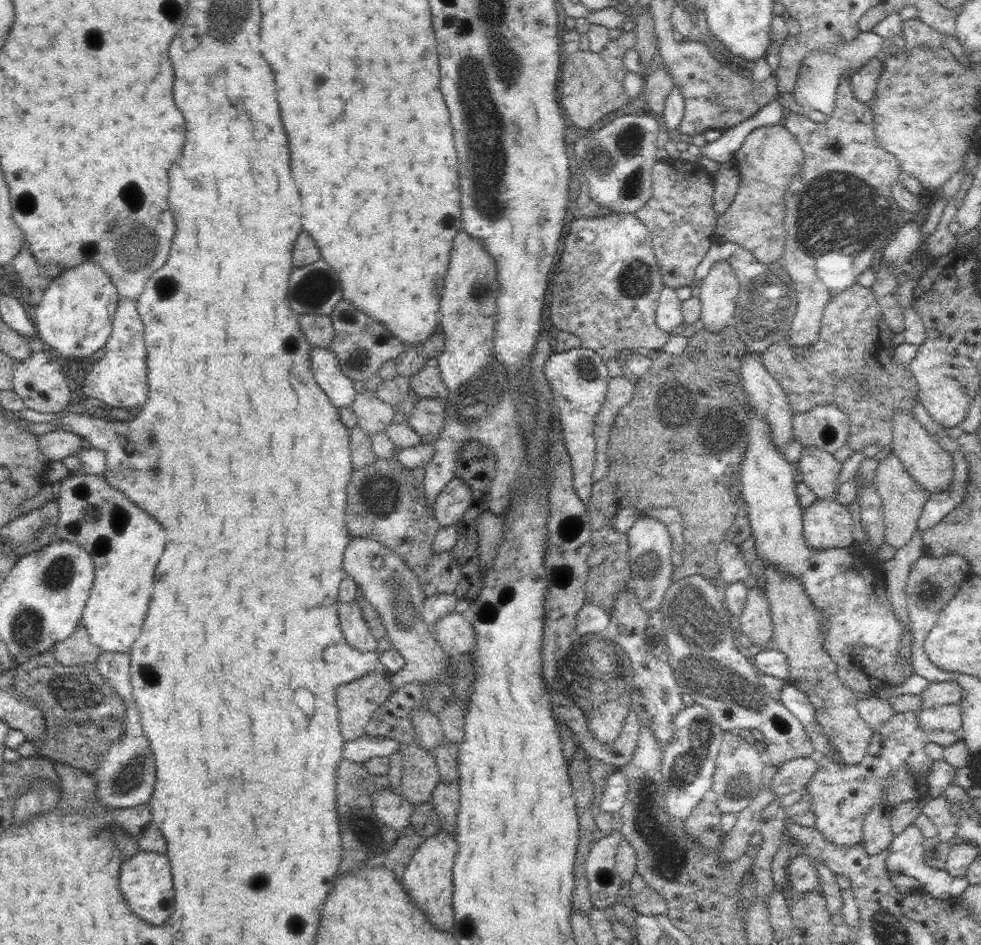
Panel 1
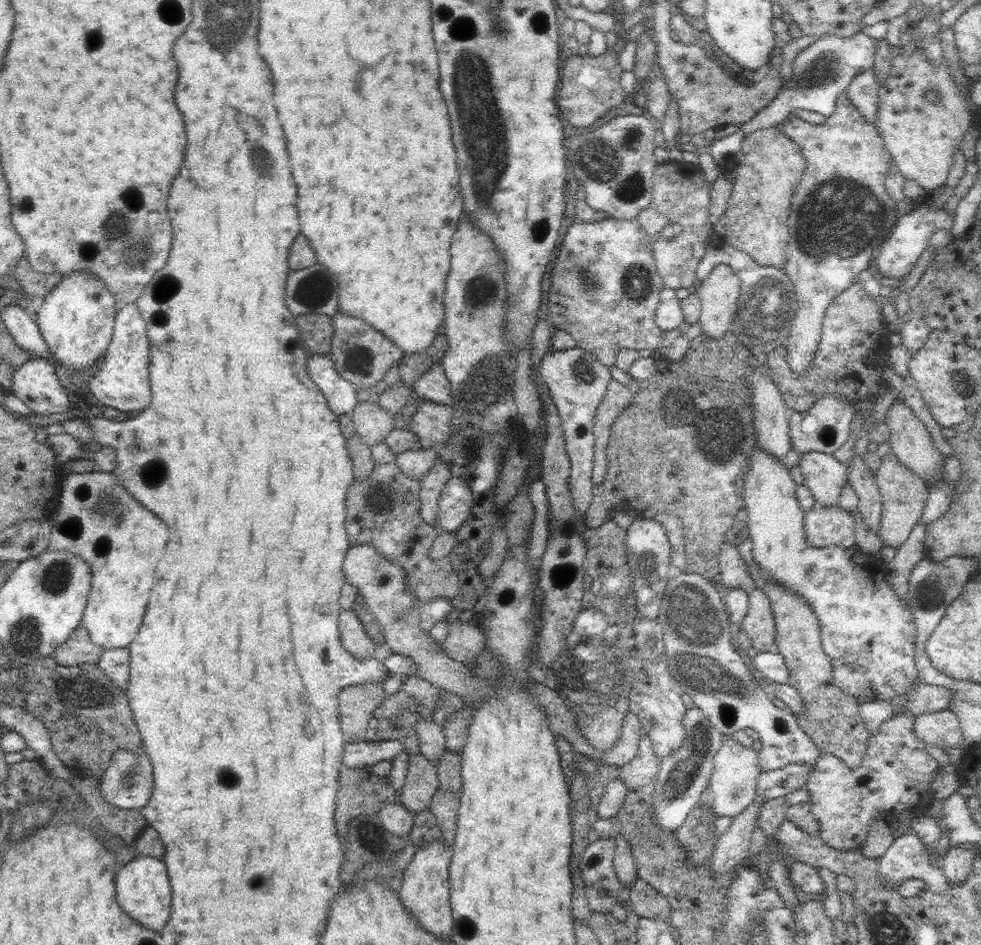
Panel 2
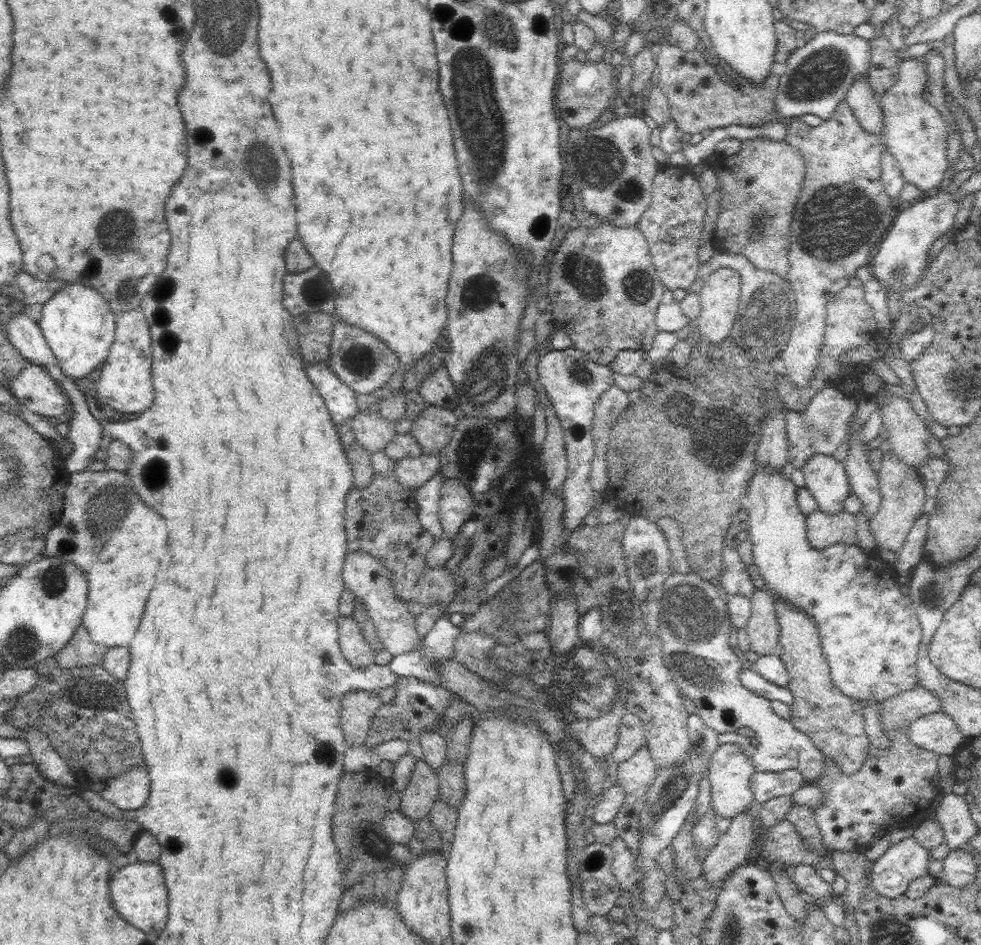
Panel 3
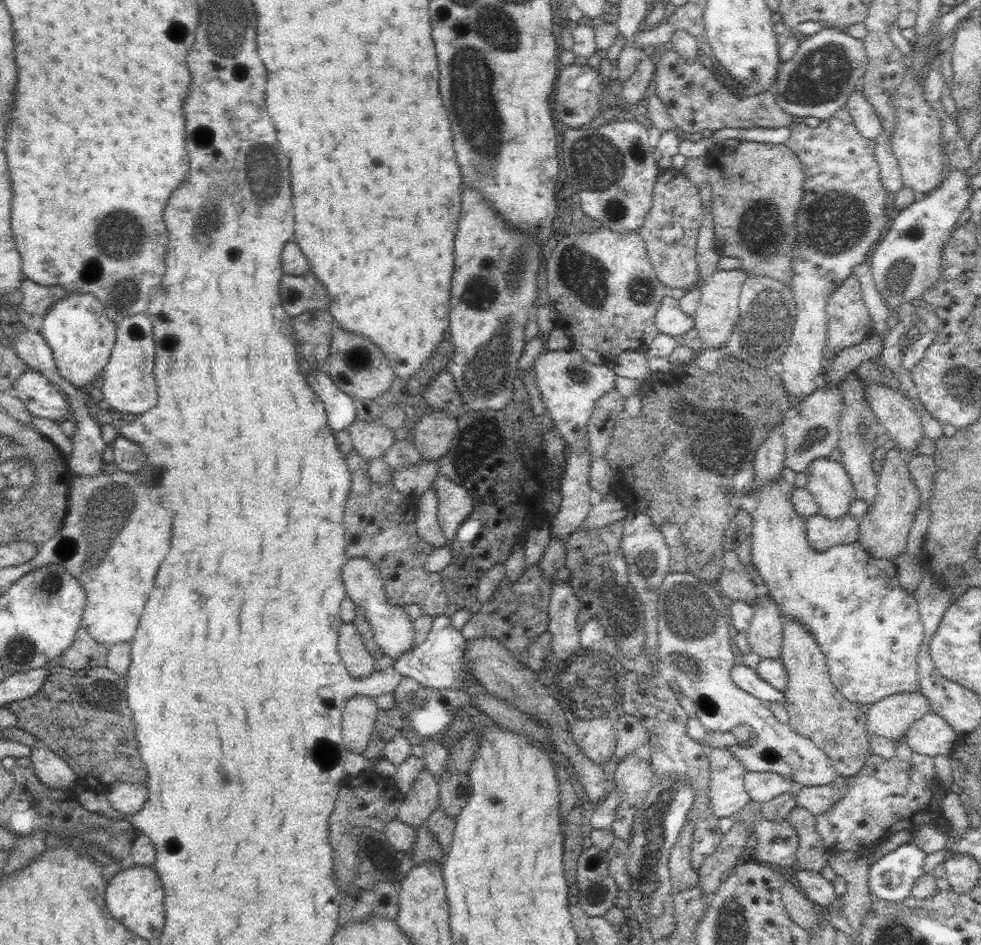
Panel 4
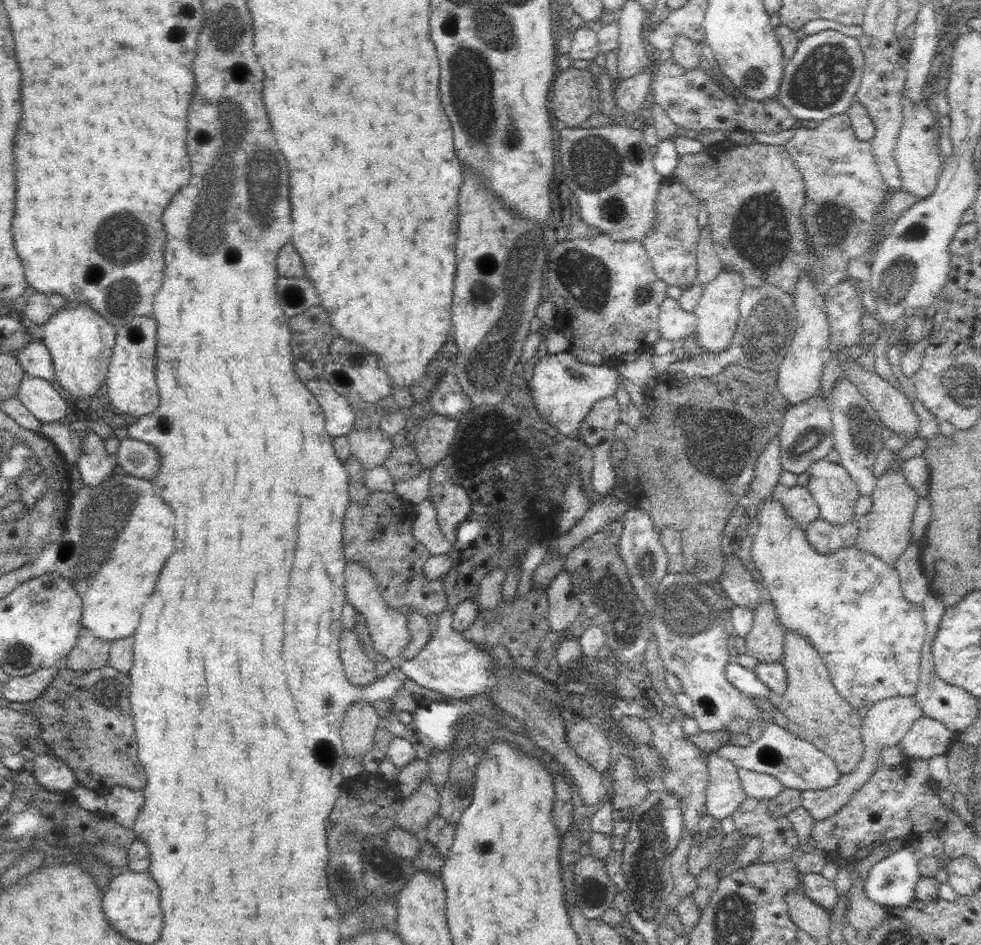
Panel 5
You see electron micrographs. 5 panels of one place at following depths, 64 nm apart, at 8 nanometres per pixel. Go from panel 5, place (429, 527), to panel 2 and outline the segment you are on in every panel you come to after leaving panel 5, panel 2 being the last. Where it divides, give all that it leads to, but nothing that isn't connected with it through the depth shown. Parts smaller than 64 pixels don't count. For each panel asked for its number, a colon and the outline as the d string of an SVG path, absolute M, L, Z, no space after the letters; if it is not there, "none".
2: M439 456L437 462L431 466L427 476L421 480L421 490L419 490L419 504L421 504L421 518L425 524L435 524L437 532L441 528L437 526L437 510L439 510L439 496L441 490L445 488L447 480L451 478L449 464Z
3: M437 472L431 480L427 480L421 488L415 490L419 524L433 536L433 540L443 538L443 528L439 524L439 498L441 498L443 482L445 482L445 476Z
4: M431 486L427 492L423 492L417 498L417 510L415 510L415 528L419 538L423 538L431 548L435 546L445 546L449 544L439 522L437 522L437 494L435 488Z

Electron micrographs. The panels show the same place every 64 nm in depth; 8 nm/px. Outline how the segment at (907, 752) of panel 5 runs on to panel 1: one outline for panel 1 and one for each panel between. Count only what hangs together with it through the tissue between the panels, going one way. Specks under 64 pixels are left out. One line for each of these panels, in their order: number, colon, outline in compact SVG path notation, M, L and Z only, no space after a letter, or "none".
1: M947 704L941 708L923 708L917 712L919 728L929 736L935 730L961 732L961 710L959 704Z
2: M951 708L917 716L913 724L913 734L923 744L933 744L933 746L939 746L941 750L961 748L965 742L957 716Z
3: M941 710L917 718L909 726L909 740L933 756L955 756L965 744L955 722Z
4: M927 712L905 734L911 752L921 756L951 756L953 742L959 738L953 728L937 714Z

